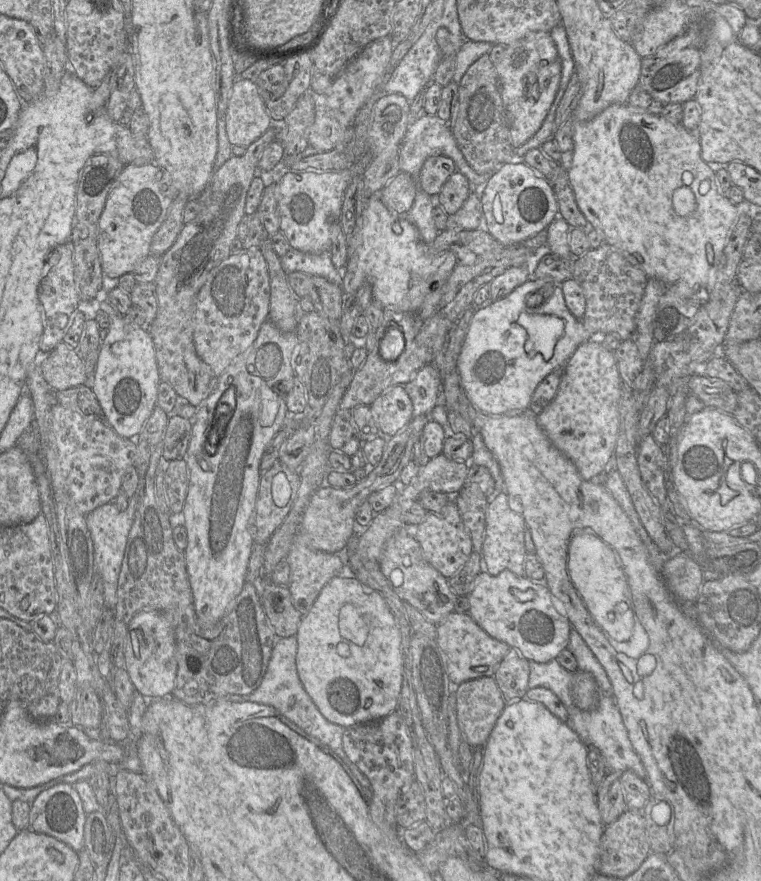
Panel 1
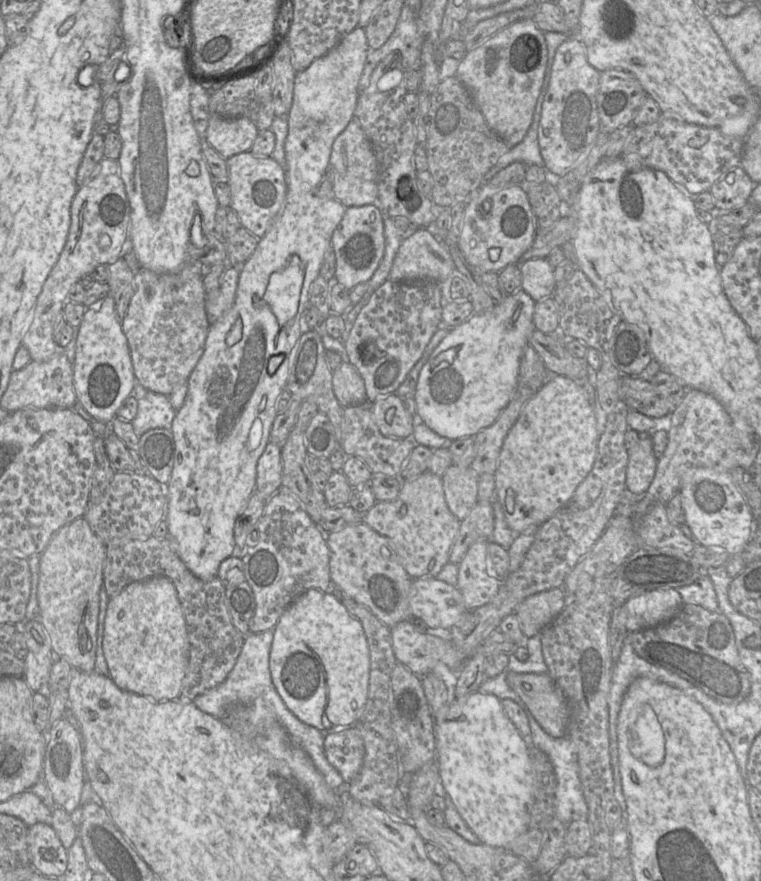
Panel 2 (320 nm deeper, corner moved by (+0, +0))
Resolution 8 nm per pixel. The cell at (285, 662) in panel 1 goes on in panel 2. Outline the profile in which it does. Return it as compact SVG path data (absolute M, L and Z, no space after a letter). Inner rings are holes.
M274 629L244 635L244 643L237 661L226 679L216 687L198 695L192 702L204 713L216 718L228 715L234 707L245 707L234 720L239 734L243 737L262 735L264 725L281 724L294 745L302 749L311 759L316 769L324 778L326 784L337 790L344 784L344 780L335 767L333 767L325 754L324 740L336 729L319 730L299 720L285 705L277 692L270 673L270 652L274 638Z

